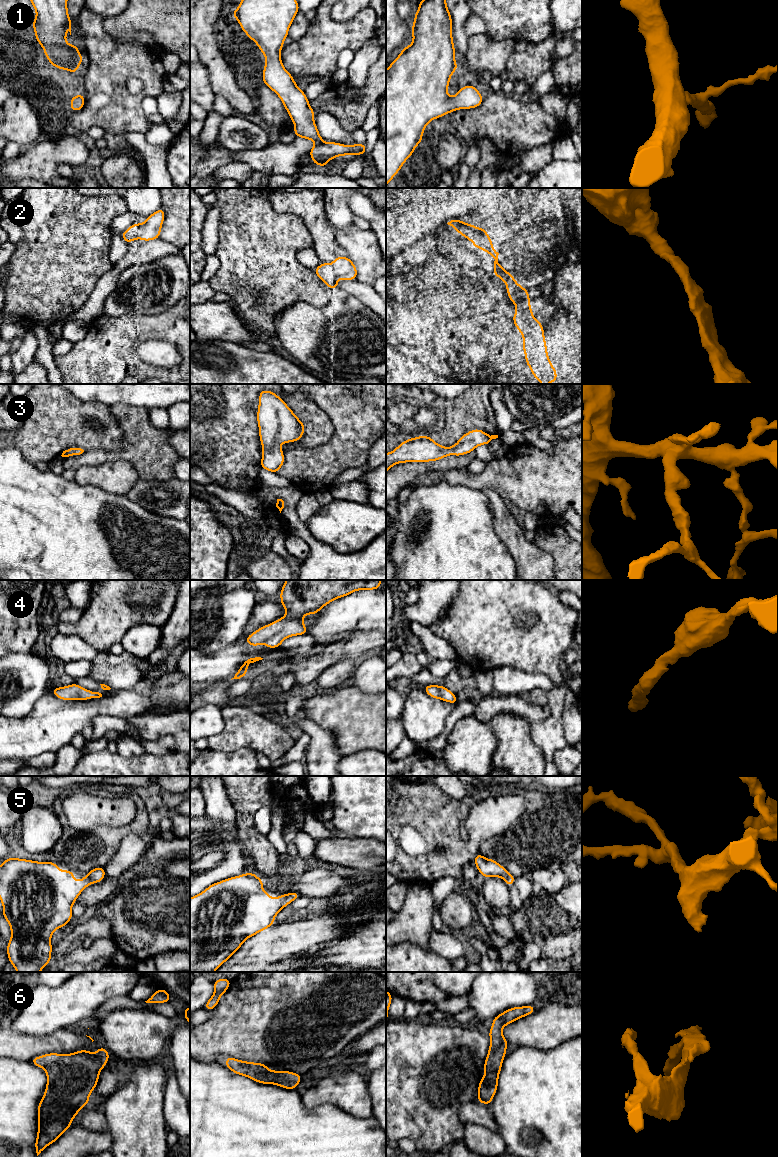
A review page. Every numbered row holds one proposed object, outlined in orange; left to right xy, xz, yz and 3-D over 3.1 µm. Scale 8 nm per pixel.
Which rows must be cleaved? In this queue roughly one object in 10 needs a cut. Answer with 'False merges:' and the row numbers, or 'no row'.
False merges: no row

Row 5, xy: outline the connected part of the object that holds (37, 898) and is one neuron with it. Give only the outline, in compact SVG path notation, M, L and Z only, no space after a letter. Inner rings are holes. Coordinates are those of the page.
M9 857L0 865L2 915L11 928L7 955L17 972L40 972L51 961L53 932L72 919L71 908L81 892L104 877L105 867L93 868L82 880L76 881L72 870L60 871L55 862Z

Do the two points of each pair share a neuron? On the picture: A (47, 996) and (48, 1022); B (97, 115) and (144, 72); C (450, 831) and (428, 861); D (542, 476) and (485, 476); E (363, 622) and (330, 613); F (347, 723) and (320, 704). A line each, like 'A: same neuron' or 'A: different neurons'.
A: same neuron
B: same neuron
C: same neuron
D: same neuron
E: same neuron
F: same neuron

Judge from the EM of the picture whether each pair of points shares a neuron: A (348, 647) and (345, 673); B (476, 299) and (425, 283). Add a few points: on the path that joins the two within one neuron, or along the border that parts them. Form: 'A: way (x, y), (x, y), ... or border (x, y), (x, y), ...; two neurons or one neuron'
A: border (353, 658), (337, 661), (326, 669); two neurons
B: way (463, 289), (438, 287); one neuron

